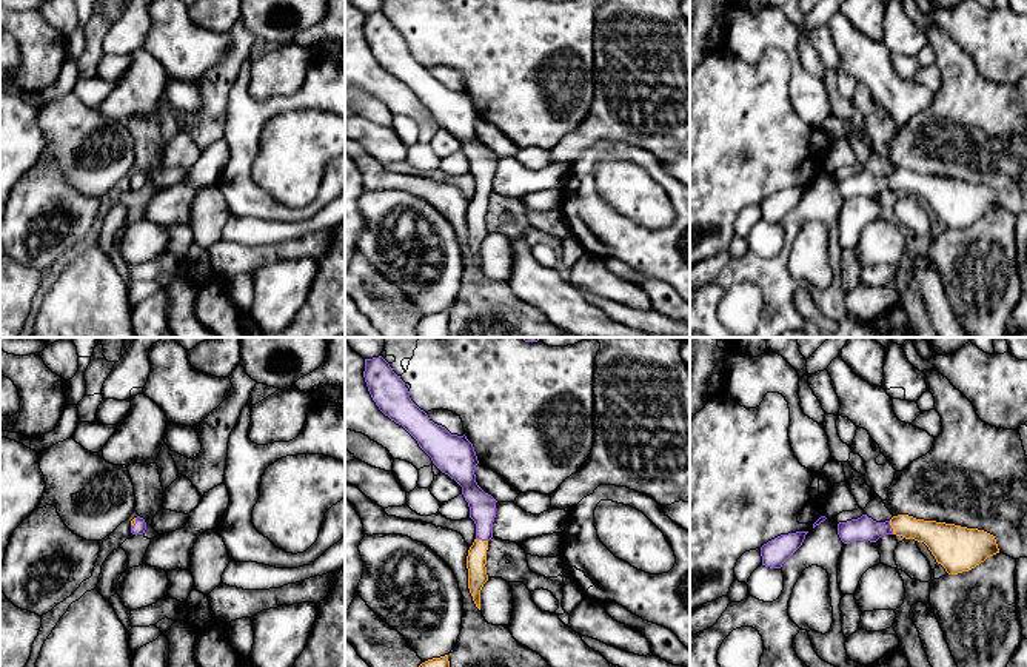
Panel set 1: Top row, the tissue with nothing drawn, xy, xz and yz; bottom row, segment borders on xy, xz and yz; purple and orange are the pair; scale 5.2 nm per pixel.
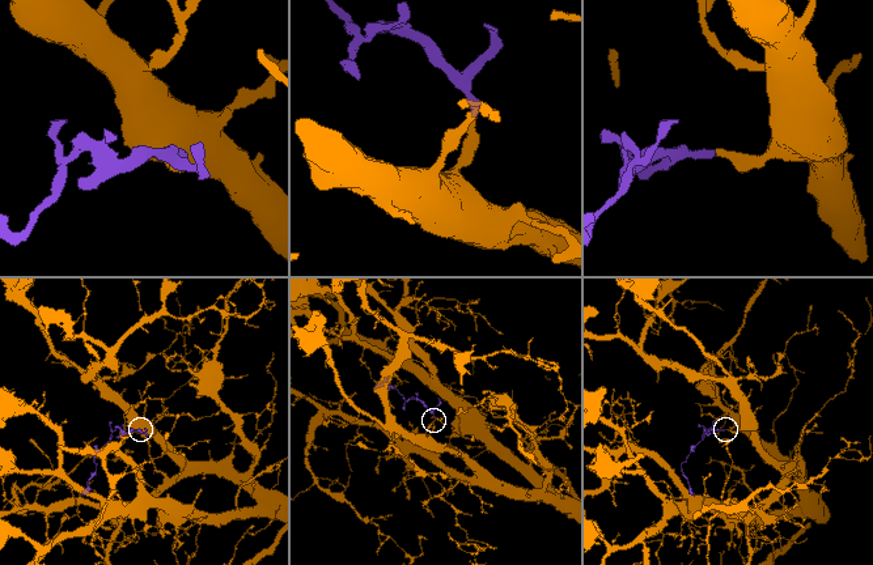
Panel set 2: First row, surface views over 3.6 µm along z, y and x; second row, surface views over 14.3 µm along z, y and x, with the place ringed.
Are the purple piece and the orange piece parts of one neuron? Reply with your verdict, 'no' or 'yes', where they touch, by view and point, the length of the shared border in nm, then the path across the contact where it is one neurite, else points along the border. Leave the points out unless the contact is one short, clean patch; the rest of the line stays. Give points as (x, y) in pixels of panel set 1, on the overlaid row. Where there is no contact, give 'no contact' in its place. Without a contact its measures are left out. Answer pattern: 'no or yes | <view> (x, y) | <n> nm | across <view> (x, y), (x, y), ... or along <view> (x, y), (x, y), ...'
yes | yz (890, 527) | 80 nm | across yz (863, 529), (890, 527), (910, 527), (936, 536)

